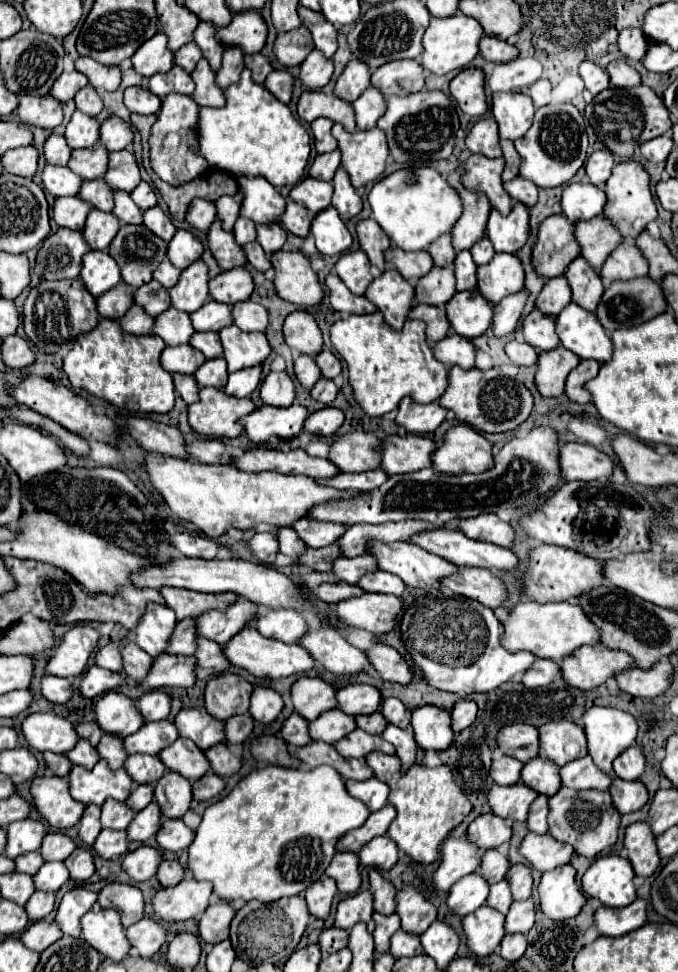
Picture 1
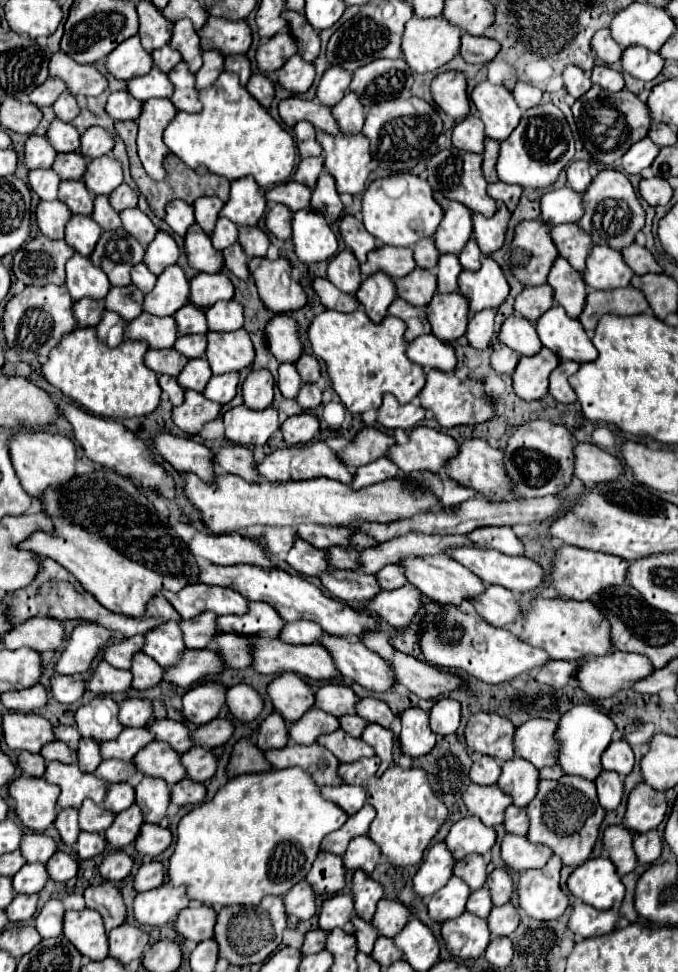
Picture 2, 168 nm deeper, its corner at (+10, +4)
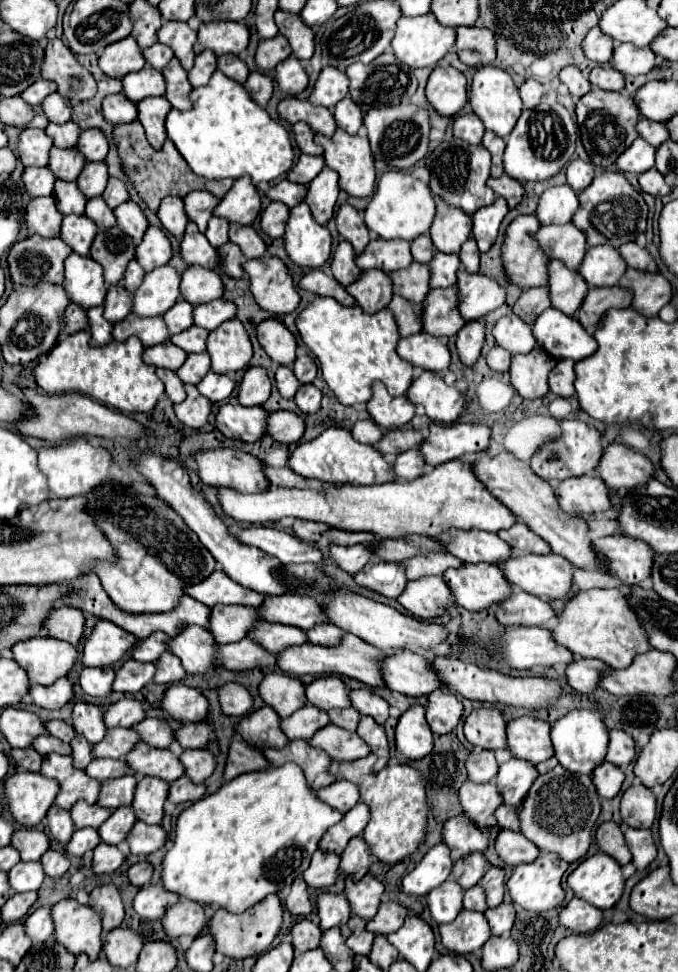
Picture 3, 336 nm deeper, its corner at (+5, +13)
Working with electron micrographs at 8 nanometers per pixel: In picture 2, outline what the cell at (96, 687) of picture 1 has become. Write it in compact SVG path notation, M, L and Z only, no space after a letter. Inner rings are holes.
M100 662L92 680L88 682L88 690L96 696L110 696L118 692L126 692L132 688L132 672L118 670L108 662Z

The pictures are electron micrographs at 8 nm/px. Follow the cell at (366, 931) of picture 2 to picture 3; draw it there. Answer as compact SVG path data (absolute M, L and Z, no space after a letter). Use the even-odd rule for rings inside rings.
M351 915L349 927L353 929L353 933L351 933L351 937L347 939L347 945L349 945L355 953L359 953L359 955L369 955L371 945L373 945L373 939L375 939L375 933L367 931L365 925L367 925L365 919Z

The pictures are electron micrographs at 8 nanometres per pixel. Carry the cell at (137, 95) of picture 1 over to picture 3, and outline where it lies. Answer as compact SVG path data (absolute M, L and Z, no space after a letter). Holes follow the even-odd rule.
M123 93L111 95L103 99L103 117L113 123L131 123L137 119L137 105L133 101L127 101L127 97L123 97Z

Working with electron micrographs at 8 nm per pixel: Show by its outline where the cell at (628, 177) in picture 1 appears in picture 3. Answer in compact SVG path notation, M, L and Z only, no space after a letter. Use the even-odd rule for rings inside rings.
M607 169L595 177L585 191L579 193L579 209L571 221L587 235L589 245L609 243L613 247L621 247L623 243L635 241L637 235L645 231L647 203L623 173Z

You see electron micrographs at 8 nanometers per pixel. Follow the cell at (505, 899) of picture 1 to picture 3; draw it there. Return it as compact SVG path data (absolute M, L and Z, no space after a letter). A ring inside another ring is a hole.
M475 885L471 889L465 891L465 899L463 899L463 907L465 909L471 909L471 911L481 911L485 913L487 911L487 895L483 893L483 887L481 885Z

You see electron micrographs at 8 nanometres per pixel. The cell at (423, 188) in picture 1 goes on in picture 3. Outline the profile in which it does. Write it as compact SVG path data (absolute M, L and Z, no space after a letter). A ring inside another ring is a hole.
M387 171L381 175L377 189L365 209L367 227L381 239L405 239L413 241L419 235L429 233L435 217L435 201L427 183L415 179L407 171Z

